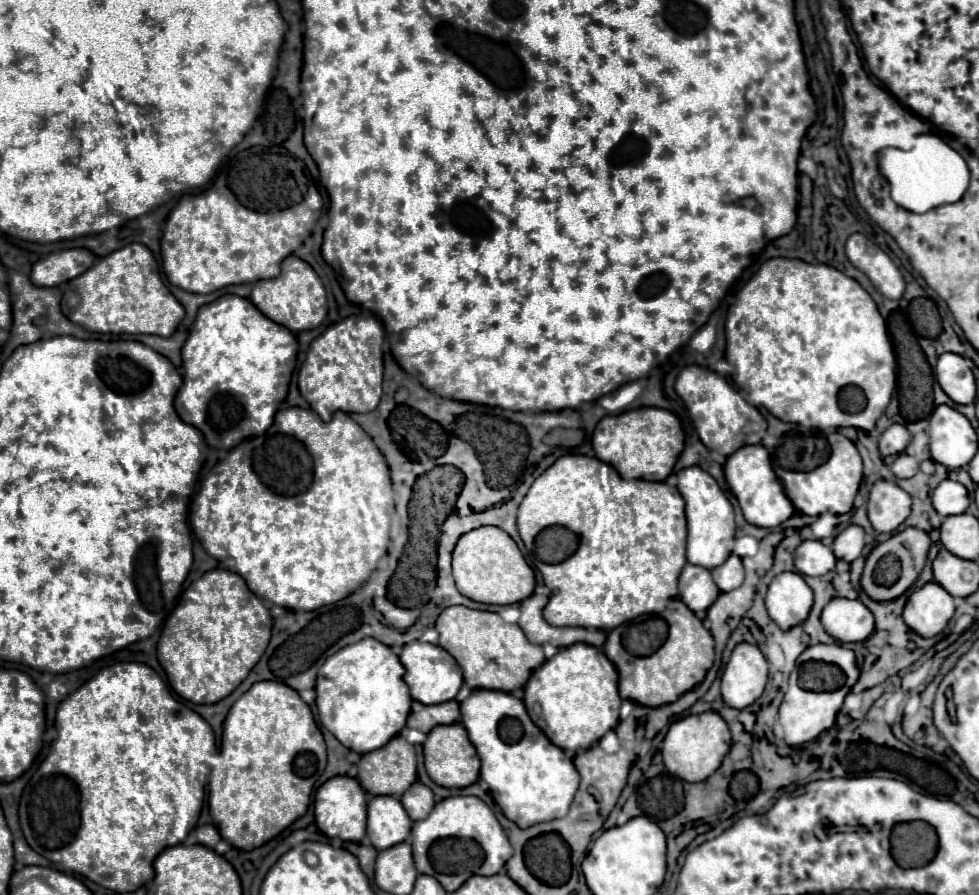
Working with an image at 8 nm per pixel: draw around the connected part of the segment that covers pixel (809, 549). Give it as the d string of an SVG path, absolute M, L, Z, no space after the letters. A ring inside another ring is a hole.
M815 539L801 543L801 547L797 547L797 551L793 553L793 559L797 571L807 577L827 575L829 571L835 569L835 561L837 561L831 547Z

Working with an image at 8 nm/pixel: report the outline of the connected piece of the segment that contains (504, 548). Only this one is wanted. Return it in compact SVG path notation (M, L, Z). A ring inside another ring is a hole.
M479 527L479 529L473 529L465 535L461 535L461 539L457 541L455 551L453 551L453 577L455 577L455 583L457 583L457 589L461 595L465 595L473 601L479 601L479 603L487 603L487 605L521 603L525 597L529 597L533 593L533 587L535 587L533 569L527 565L517 543L499 527Z

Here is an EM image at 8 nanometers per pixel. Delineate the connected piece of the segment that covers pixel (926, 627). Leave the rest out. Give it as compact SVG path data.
M935 581L915 589L903 609L905 623L923 637L941 633L955 613L953 597Z

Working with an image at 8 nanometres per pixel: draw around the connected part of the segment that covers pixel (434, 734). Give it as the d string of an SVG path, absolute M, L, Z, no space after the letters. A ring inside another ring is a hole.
M461 723L433 727L433 731L427 733L427 741L423 743L423 753L429 777L441 787L467 787L479 779L479 759Z

